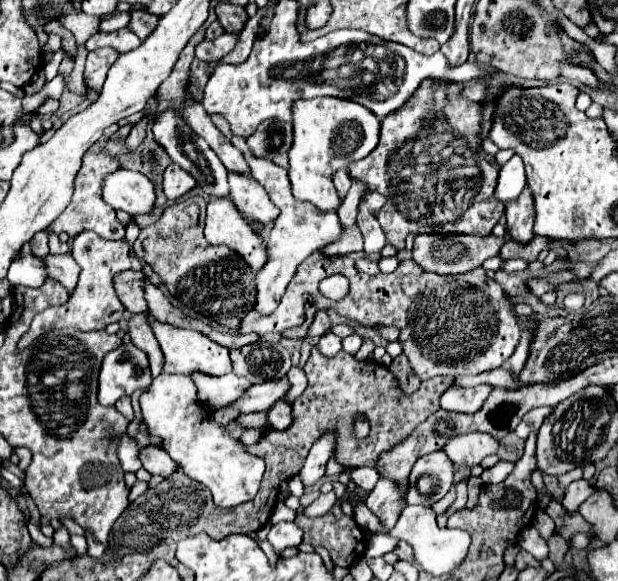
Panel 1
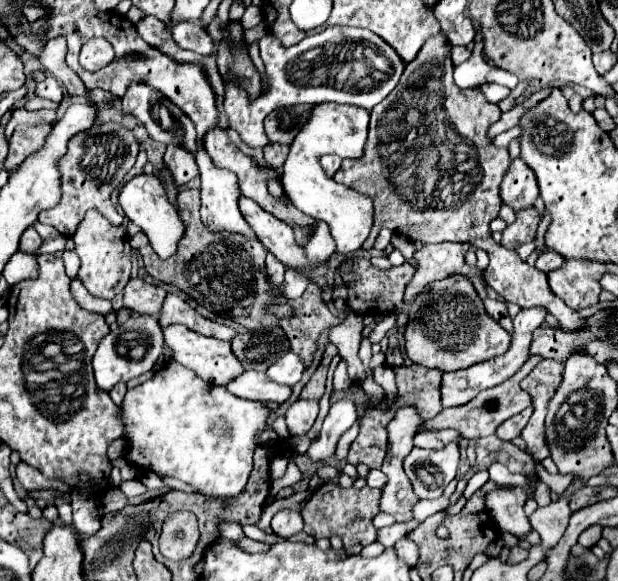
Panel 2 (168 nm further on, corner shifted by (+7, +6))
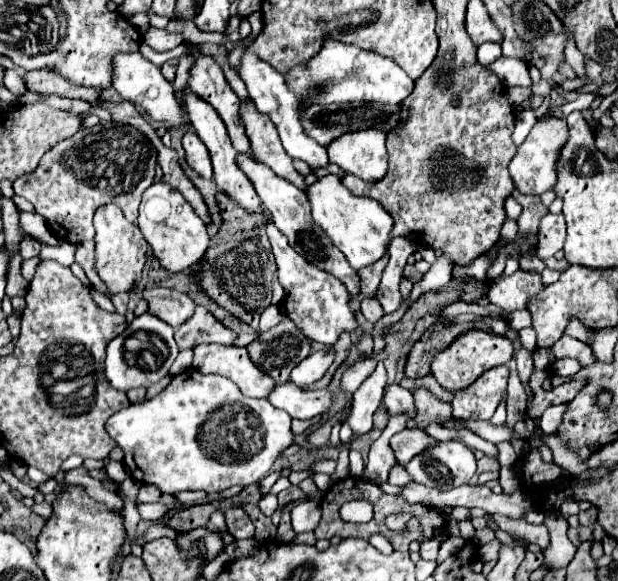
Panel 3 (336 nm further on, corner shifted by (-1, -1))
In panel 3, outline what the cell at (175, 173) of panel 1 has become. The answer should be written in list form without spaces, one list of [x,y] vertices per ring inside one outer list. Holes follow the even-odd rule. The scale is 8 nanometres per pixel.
[[[187,131],[183,135],[183,149],[185,149],[185,159],[187,165],[197,171],[203,179],[211,179],[213,171],[211,171],[211,159],[207,153],[207,147],[199,141],[195,131]]]

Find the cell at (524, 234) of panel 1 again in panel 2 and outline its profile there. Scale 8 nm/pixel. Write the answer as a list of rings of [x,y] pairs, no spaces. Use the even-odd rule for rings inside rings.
[[[521,156],[509,164],[509,170],[503,176],[501,198],[513,210],[533,204],[539,198],[539,186],[537,186],[535,172],[527,168]]]

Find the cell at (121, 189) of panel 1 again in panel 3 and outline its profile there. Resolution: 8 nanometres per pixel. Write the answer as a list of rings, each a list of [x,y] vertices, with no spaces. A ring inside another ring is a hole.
[[[153,183],[143,193],[137,225],[143,233],[143,237],[147,239],[147,243],[151,245],[161,267],[167,269],[169,273],[181,273],[187,267],[195,265],[203,257],[203,253],[209,245],[209,235],[205,231],[205,223],[199,219],[199,215],[193,211],[193,207],[183,199],[183,195],[179,191],[167,187],[167,183]]]

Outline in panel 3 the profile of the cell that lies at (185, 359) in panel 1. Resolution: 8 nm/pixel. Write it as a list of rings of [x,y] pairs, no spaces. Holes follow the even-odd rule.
[[[203,343],[193,347],[193,367],[201,373],[215,373],[231,379],[247,397],[267,397],[273,379],[259,371],[245,347],[227,347]]]

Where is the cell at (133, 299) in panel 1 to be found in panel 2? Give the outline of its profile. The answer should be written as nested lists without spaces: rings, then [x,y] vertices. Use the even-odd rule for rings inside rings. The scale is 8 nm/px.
[[[141,278],[129,280],[129,284],[125,286],[125,306],[137,314],[159,316],[165,296],[167,292],[161,286],[149,284]]]

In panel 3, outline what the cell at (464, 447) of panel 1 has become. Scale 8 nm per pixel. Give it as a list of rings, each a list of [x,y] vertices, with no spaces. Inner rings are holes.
[[[403,429],[401,433],[391,437],[391,449],[395,451],[395,459],[401,465],[407,465],[415,455],[423,453],[435,441],[437,441],[435,437],[427,435],[421,429]]]

